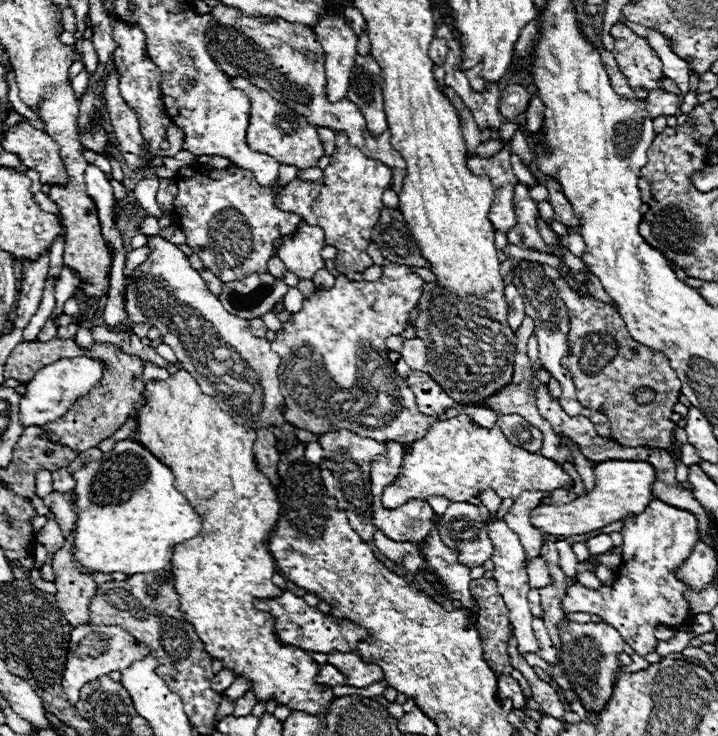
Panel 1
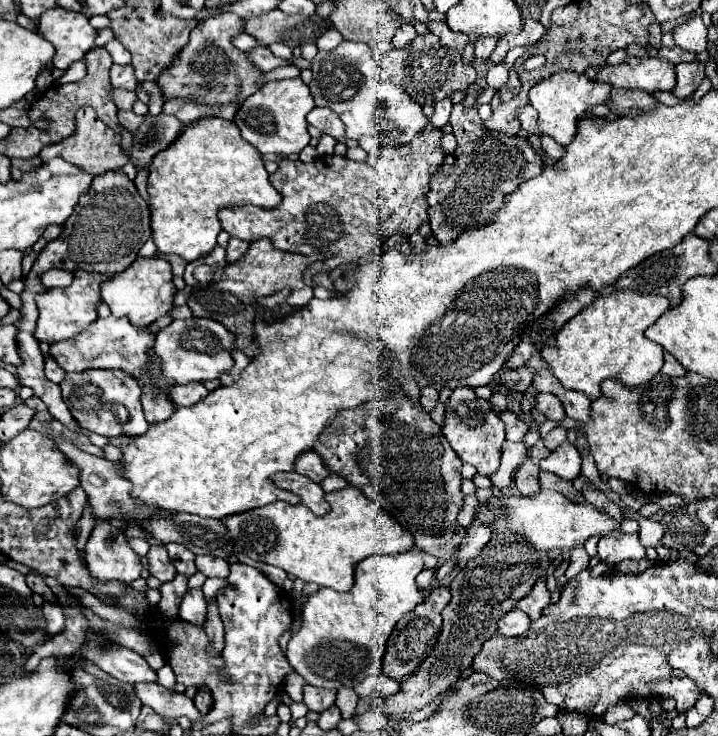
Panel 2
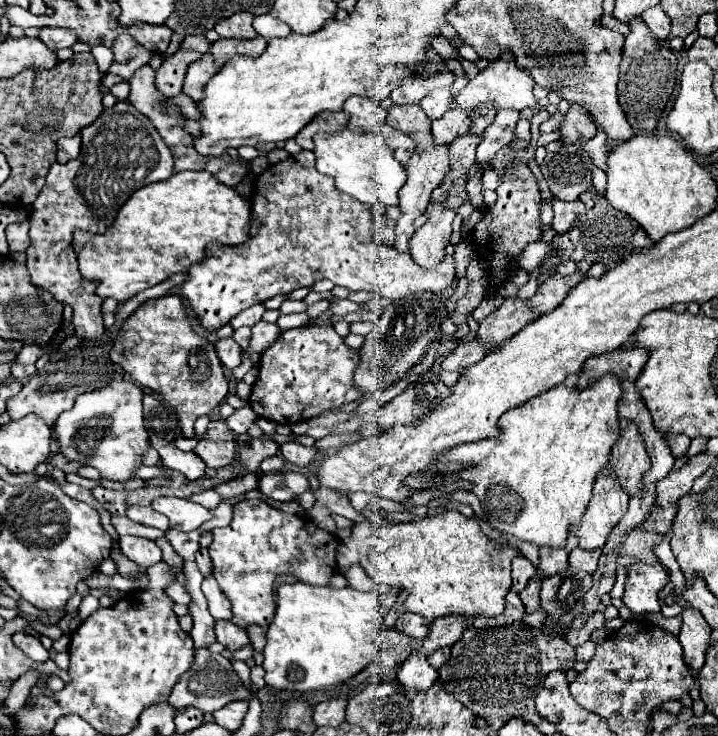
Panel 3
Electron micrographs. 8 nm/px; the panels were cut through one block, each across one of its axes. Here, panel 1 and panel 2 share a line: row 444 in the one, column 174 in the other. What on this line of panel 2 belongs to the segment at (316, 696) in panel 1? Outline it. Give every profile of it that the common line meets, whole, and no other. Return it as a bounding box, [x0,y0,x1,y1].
[148,118,280,262]

